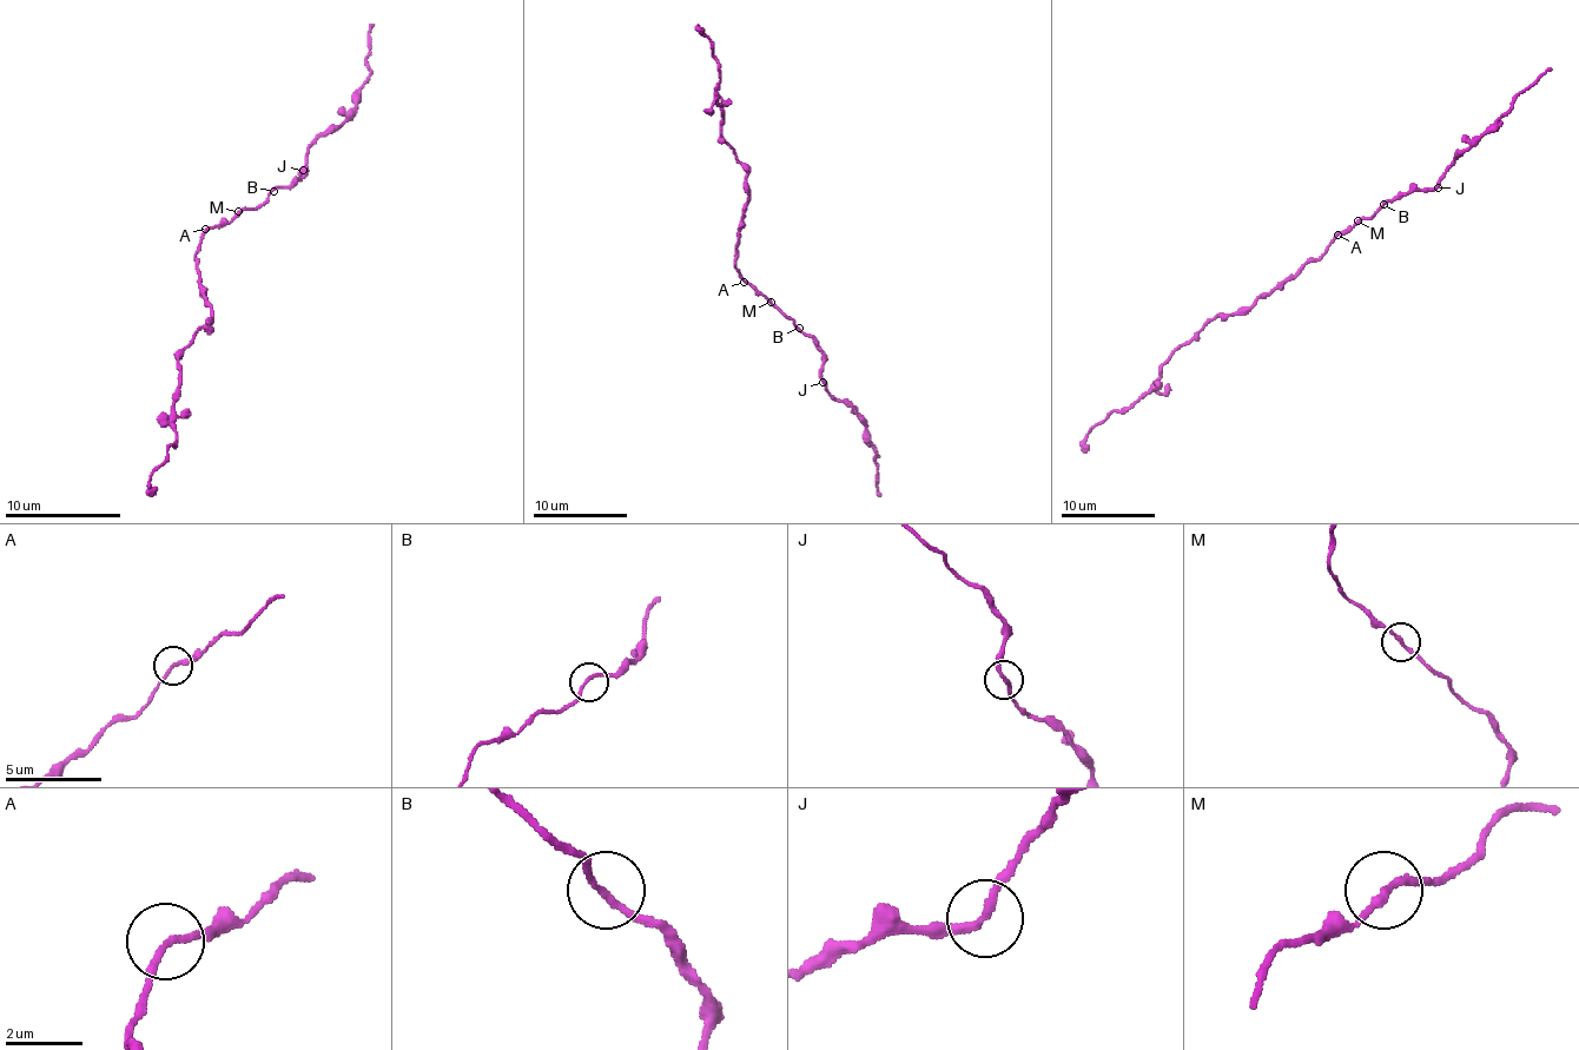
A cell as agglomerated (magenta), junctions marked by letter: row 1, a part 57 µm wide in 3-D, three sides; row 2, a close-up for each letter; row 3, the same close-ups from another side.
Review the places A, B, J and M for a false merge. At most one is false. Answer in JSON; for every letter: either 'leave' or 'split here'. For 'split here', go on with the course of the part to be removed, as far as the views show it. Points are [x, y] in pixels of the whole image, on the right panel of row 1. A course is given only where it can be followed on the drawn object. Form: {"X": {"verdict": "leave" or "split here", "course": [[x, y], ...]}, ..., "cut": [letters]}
{"A": {"verdict": "leave"}, "B": {"verdict": "leave"}, "J": {"verdict": "leave"}, "M": {"verdict": "leave"}, "cut": []}

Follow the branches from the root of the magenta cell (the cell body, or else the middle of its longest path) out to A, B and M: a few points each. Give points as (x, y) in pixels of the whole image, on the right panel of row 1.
A: (1327, 249), (1336, 235)
B: (1327, 249), (1341, 232), (1360, 218), (1369, 218), (1383, 204)
M: (1327, 249), (1358, 220)

